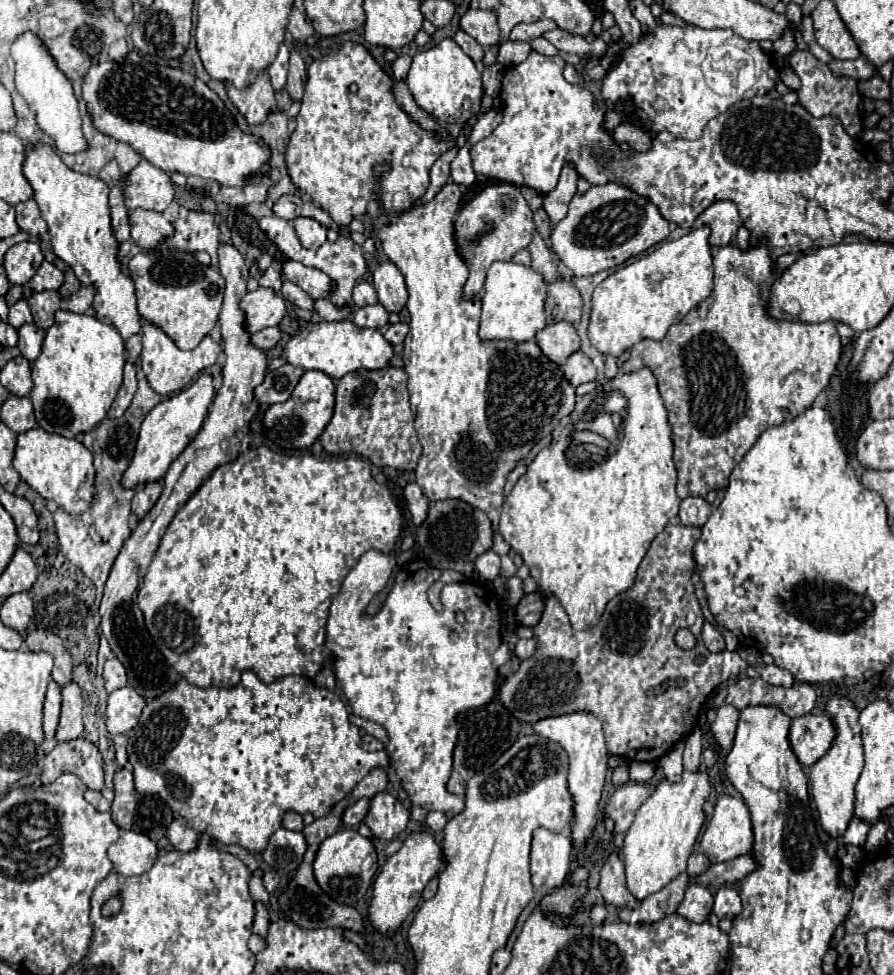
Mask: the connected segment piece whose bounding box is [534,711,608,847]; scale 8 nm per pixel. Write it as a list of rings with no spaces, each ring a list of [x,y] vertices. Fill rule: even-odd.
[[[578,711],[568,713],[560,717],[546,717],[534,723],[534,731],[542,735],[544,739],[550,739],[564,747],[570,759],[570,771],[568,771],[568,789],[574,797],[574,823],[572,823],[572,841],[582,847],[586,837],[590,837],[594,825],[596,825],[596,813],[598,813],[598,801],[604,787],[606,771],[608,771],[608,753],[604,745],[604,733],[602,733],[602,721],[594,713]]]

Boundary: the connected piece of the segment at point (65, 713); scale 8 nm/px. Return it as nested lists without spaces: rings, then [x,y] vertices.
[[[72,681],[62,689],[62,715],[60,725],[56,731],[58,741],[72,741],[84,735],[84,723],[82,723],[82,695],[80,687]]]

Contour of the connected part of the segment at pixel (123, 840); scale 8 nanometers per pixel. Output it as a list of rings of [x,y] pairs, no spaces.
[[[126,831],[108,847],[108,859],[120,875],[142,875],[150,871],[158,855],[156,843],[136,831]]]

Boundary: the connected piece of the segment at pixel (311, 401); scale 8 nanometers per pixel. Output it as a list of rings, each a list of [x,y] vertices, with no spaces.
[[[306,371],[298,381],[292,397],[264,413],[266,435],[284,449],[304,449],[310,447],[318,435],[324,431],[334,411],[334,381],[322,371]]]

